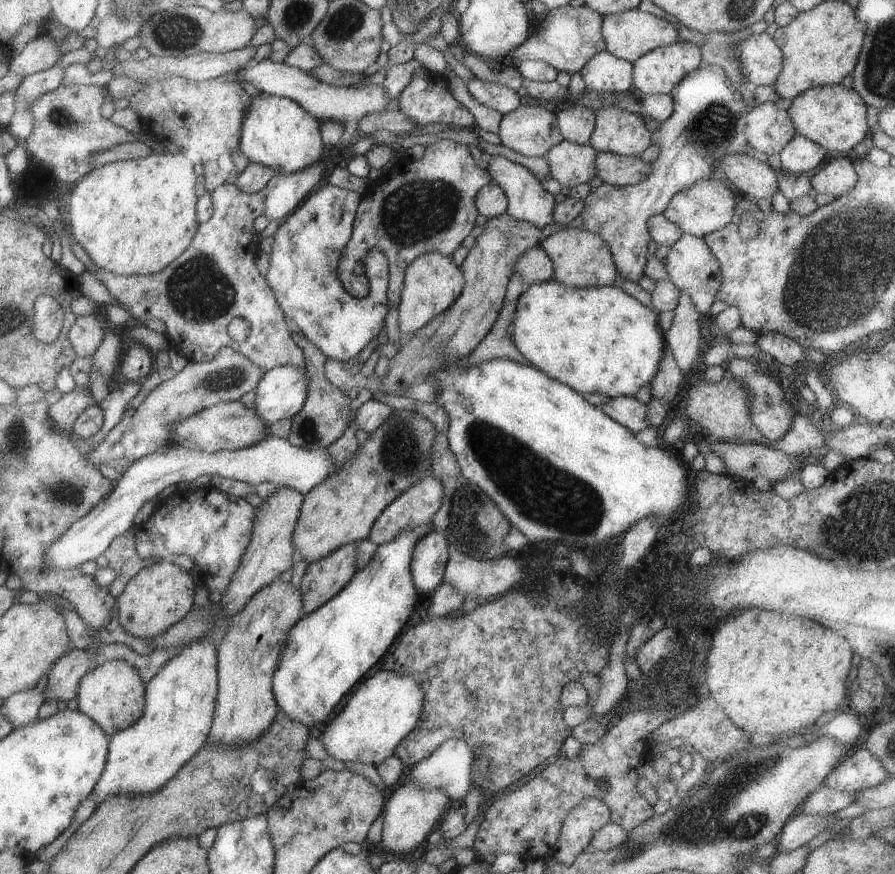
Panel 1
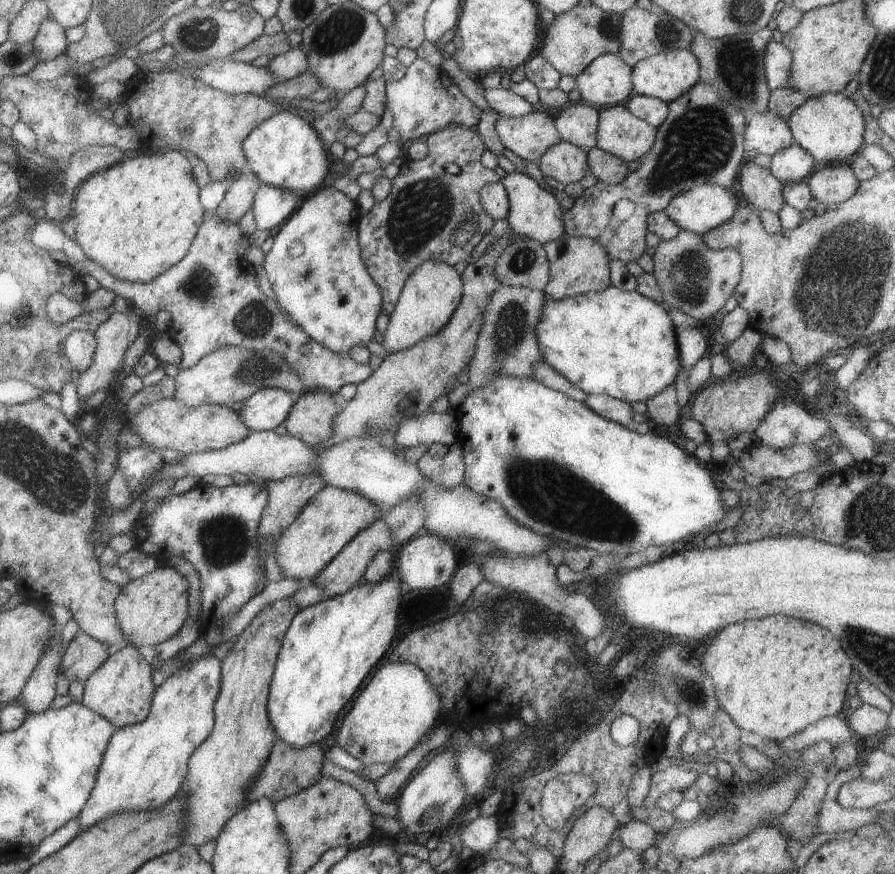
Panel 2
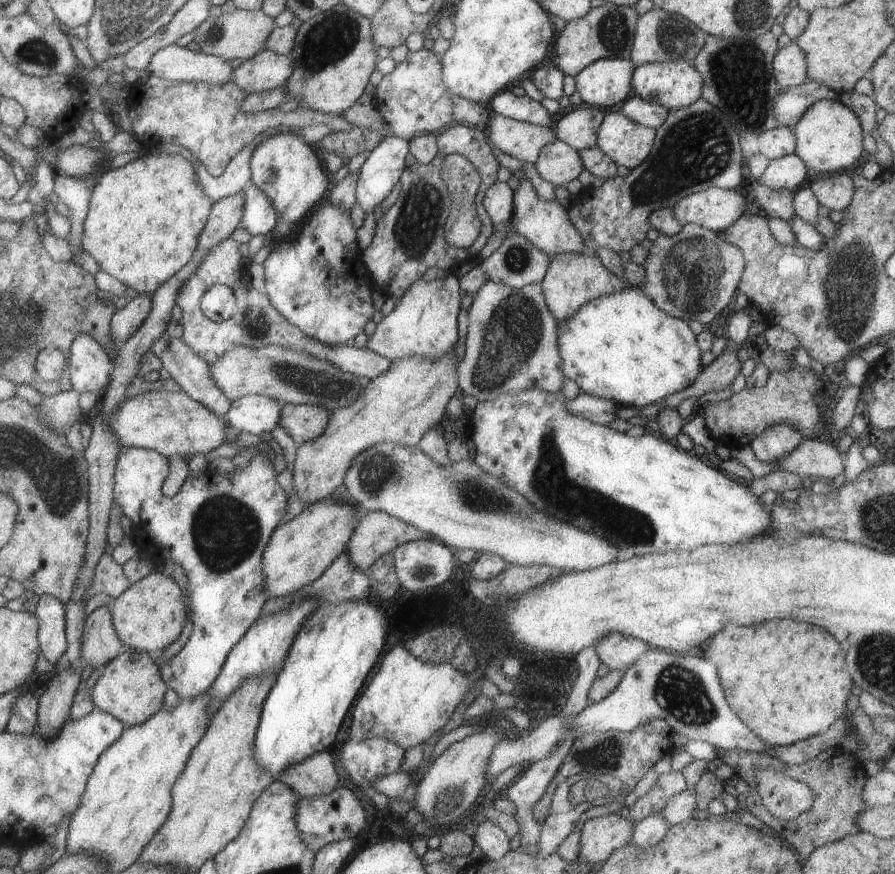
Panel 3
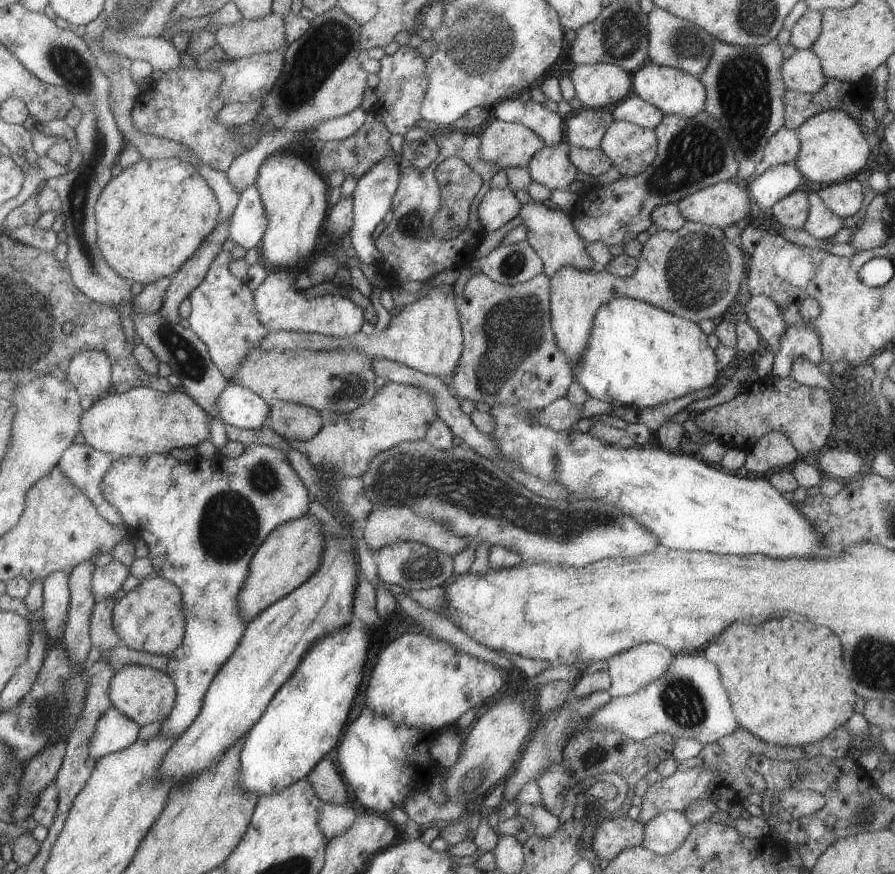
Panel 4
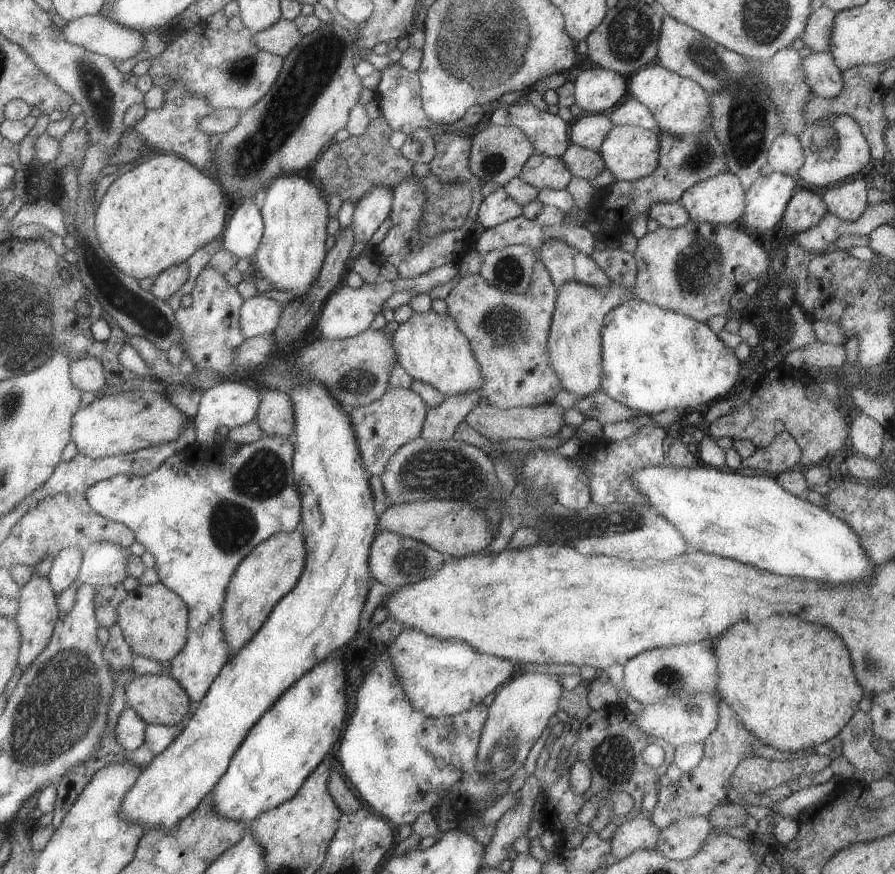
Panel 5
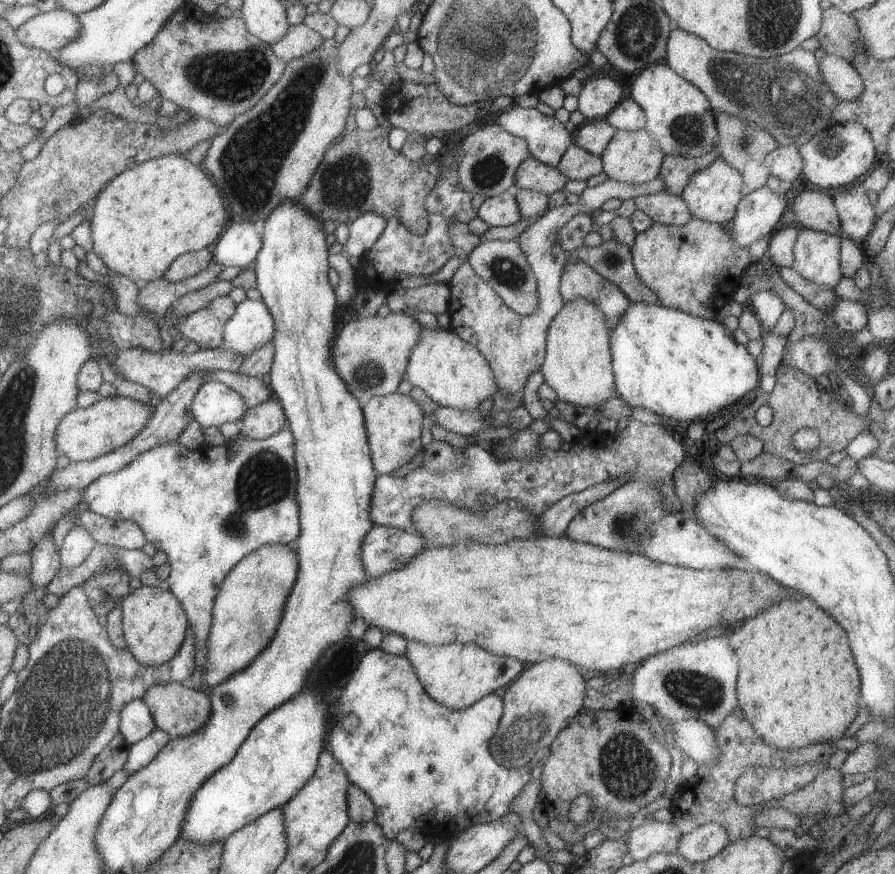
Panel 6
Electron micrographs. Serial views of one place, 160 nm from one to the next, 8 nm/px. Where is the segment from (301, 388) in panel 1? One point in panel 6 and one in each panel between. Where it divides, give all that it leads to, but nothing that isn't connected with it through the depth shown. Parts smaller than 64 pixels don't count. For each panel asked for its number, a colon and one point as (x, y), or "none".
2: (263, 411)
3: (254, 414)
4: (237, 406)
5: (230, 403)
6: (213, 404)

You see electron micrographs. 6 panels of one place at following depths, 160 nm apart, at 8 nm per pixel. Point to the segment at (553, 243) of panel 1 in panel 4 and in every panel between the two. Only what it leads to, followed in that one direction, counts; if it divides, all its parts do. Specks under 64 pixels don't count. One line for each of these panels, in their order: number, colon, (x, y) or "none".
2: (577, 265)
3: (571, 279)
4: (693, 272)

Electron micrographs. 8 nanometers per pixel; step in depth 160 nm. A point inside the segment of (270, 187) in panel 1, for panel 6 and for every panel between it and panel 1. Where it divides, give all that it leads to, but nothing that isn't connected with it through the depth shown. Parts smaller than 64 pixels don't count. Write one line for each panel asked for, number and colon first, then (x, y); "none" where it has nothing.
2: (271, 207)
3: (259, 216)
4: (248, 221)
5: (243, 232)
6: (238, 246)

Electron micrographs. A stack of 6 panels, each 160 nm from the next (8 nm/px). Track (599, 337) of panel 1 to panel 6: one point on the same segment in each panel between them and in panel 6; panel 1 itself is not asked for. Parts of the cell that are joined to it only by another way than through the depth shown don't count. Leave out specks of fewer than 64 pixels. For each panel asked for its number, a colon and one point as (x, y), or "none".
2: (613, 342)
3: (620, 347)
4: (637, 355)
5: (651, 359)
6: (689, 369)

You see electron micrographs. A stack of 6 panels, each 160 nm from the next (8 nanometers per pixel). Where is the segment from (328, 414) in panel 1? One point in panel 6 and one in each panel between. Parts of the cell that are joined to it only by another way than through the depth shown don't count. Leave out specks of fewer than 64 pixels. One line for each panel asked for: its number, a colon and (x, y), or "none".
2: (309, 420)
3: (303, 423)
4: (293, 422)
5: (275, 416)
6: (259, 422)

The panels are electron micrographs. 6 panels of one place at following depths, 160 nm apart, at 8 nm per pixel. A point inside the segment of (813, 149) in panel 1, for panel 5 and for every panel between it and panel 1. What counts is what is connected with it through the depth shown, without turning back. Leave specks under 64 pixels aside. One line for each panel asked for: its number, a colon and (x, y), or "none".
2: (790, 165)
3: (788, 172)
4: (777, 181)
5: (765, 199)

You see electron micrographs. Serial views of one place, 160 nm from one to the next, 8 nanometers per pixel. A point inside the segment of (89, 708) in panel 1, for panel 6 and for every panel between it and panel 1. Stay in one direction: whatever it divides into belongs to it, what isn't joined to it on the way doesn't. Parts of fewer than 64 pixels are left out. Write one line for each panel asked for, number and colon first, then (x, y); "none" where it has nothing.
2: (120, 690)
3: (130, 688)
4: (143, 694)
5: (159, 700)
6: (176, 710)

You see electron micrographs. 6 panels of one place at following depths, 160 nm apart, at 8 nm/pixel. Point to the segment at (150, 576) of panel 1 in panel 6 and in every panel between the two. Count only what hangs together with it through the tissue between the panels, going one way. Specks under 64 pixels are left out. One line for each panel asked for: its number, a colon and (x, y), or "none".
2: (150, 609)
3: (148, 616)
4: (150, 617)
5: (152, 618)
6: (154, 624)

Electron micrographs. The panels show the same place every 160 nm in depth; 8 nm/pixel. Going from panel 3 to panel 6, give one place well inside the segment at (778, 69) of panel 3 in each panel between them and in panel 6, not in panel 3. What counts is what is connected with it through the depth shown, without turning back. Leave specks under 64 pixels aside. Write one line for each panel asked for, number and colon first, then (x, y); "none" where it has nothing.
4: (801, 72)
5: (823, 78)
6: (838, 75)

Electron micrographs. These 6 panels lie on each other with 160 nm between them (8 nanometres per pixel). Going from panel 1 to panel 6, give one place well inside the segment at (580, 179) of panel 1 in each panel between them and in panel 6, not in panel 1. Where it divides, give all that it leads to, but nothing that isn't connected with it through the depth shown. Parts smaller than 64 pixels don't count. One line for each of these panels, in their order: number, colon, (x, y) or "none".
2: (565, 163)
3: (557, 163)
4: (550, 166)
5: (540, 171)
6: (532, 175)

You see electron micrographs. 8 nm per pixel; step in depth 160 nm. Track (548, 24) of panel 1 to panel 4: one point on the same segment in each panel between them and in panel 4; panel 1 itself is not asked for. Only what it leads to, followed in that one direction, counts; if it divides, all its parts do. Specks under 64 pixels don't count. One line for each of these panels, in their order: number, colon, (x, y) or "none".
2: (574, 39)
3: (605, 32)
4: (618, 36)

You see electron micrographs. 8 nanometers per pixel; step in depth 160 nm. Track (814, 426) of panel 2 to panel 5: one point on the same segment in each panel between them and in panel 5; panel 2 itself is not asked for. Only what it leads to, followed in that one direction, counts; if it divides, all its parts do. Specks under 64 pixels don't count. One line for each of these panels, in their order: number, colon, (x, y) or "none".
3: (779, 439)
4: (772, 450)
5: (782, 453)

